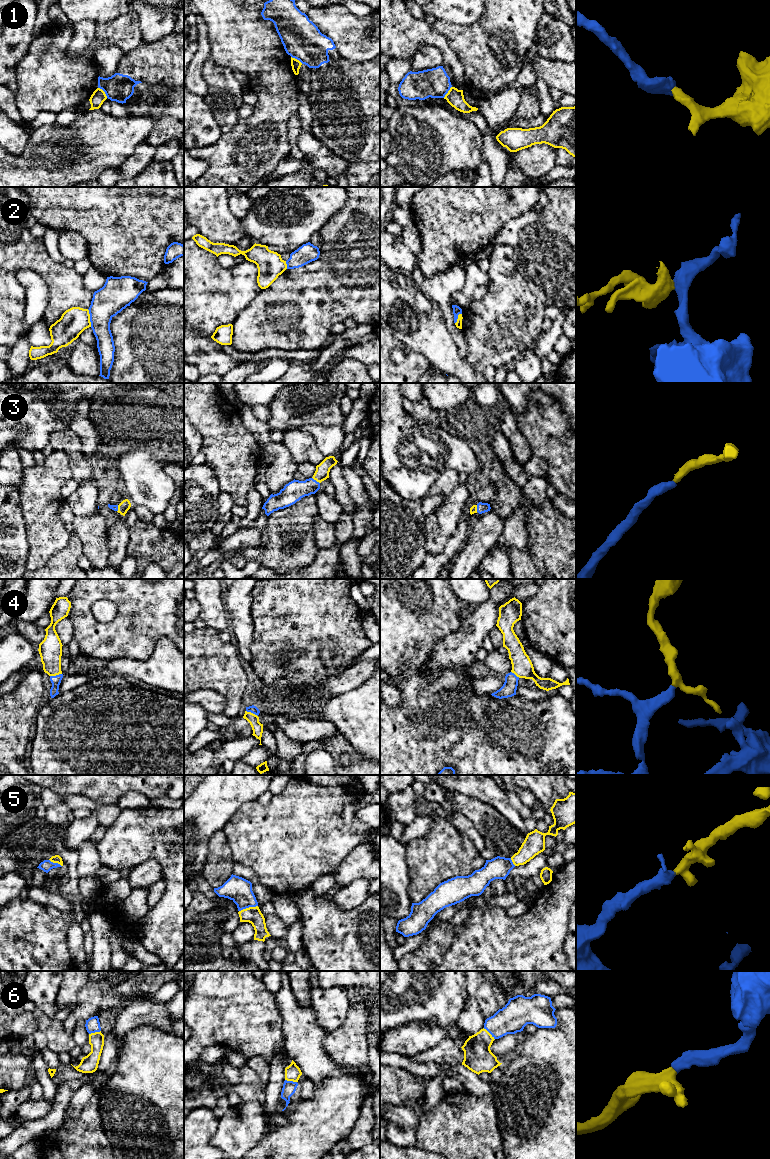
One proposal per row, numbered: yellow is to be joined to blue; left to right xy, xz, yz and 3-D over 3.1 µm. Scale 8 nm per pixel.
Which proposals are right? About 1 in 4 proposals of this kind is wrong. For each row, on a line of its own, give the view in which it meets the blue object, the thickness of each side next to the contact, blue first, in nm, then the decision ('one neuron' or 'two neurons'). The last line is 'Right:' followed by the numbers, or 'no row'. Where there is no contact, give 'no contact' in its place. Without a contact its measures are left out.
1: contact in xy; calibres 220 and 110 nm; two neurons
2: contact in xy; calibres 240 and 220 nm; two neurons
3: contact in xz; calibres 160 and 110 nm; one neuron
4: contact in xy; calibres 80 and 190 nm; one neuron
5: contact in xz; calibres 200 and 140 nm; one neuron
6: contact in yz; calibres 240 and 240 nm; one neuron
Right: 3, 4, 5, 6

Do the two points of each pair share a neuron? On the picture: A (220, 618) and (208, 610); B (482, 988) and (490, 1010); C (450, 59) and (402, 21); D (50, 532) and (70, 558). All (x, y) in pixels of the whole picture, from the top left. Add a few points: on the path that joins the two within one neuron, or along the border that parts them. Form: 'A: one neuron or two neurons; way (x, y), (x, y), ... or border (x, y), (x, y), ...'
A: one neuron; way (217, 617), (211, 611)
B: one neuron; way (483, 993), (488, 1005)
C: one neuron; way (442, 46), (434, 38), (426, 34), (415, 33)
D: two neurons; border (70, 534), (68, 543), (58, 550), (45, 564)

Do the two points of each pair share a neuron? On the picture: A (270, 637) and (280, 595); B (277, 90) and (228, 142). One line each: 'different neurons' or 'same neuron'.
A: same neuron
B: same neuron

